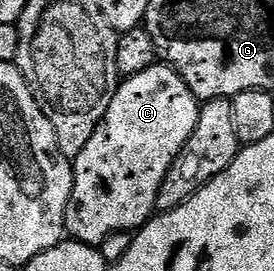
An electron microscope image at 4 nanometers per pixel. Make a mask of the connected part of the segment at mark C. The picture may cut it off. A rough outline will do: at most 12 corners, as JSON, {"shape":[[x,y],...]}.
{"shape":[[166,64],[120,81],[73,160],[66,233],[138,231],[200,99]]}

